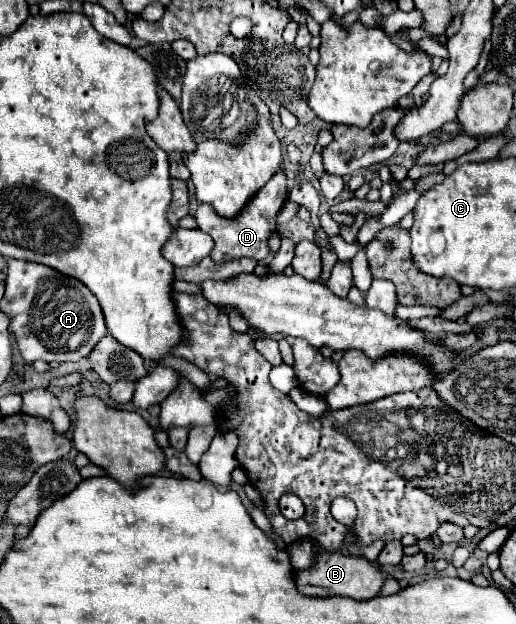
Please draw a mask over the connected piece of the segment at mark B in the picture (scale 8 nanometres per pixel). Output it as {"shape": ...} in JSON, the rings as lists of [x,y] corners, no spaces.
{"shape":[[[321,552],[315,558],[313,568],[299,572],[297,588],[301,594],[307,594],[307,596],[347,596],[355,600],[371,600],[379,596],[387,578],[389,574],[385,574],[377,564],[361,556],[341,554],[341,552]]]}

